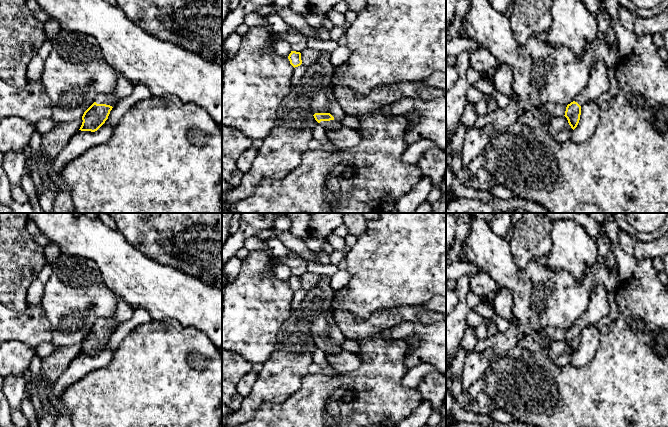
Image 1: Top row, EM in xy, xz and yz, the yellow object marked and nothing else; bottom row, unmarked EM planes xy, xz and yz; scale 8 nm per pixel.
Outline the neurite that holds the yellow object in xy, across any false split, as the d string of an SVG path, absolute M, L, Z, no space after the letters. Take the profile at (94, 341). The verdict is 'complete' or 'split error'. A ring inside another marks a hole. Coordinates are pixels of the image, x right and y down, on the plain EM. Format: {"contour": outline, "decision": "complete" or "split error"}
{"contour": "M115 315L108 319L98 319L95 326L84 336L79 354L97 355L108 343L110 335L117 326Z", "decision": "split error"}

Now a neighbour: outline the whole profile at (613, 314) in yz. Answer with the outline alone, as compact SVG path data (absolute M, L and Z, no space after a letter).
M613 302L611 304L609 314L606 317L600 319L599 321L595 322L593 324L593 326L595 326L597 329L601 330L604 327L606 327L606 326L610 325L611 323L613 323L617 319L617 317L618 317L618 307L617 307L616 303Z

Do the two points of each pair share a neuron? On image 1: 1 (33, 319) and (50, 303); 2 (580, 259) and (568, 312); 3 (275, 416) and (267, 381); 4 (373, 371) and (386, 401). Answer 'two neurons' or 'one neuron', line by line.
1: two neurons
2: two neurons
3: two neurons
4: one neuron

